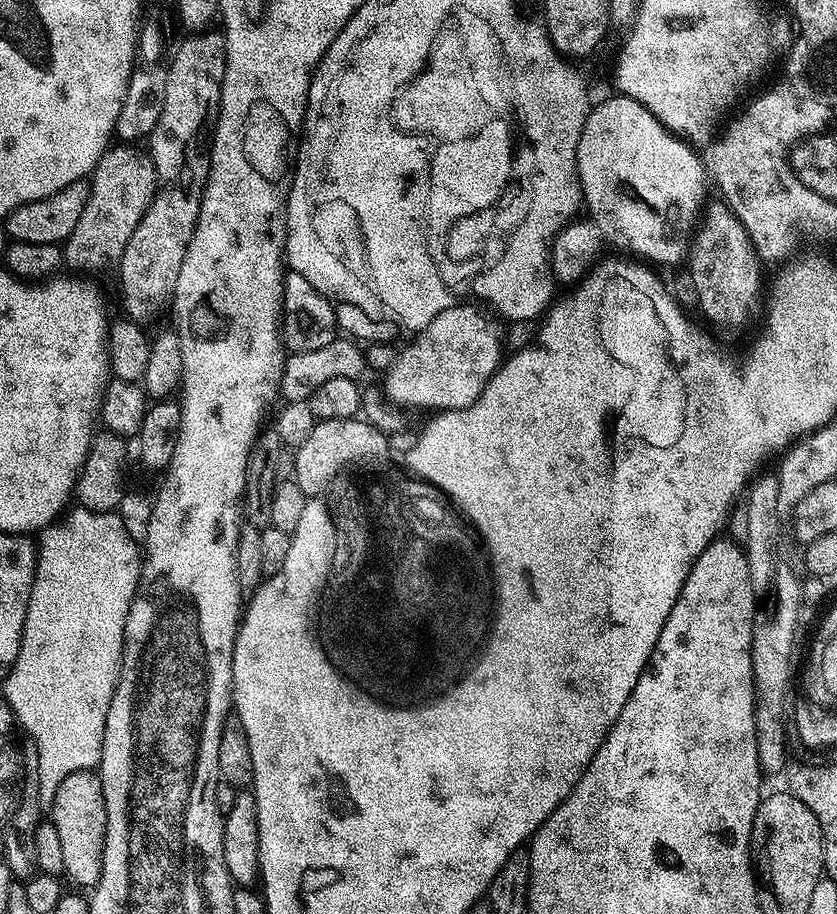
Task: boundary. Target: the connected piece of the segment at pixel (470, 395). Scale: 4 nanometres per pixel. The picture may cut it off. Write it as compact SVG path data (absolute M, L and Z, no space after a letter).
M461 302L442 310L442 314L435 316L428 326L411 337L412 341L404 349L400 348L397 351L396 359L389 363L384 384L382 383L389 401L406 410L407 408L447 410L468 408L480 397L482 390L502 363L502 357L506 352L506 340L502 335L502 328L500 332L499 326L483 312L485 309L470 303L472 302Z

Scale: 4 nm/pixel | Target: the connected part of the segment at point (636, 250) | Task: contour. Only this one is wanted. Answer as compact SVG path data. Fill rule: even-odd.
M612 94L609 100L602 101L597 108L595 105L589 111L582 126L582 138L578 138L576 169L580 175L584 213L569 222L552 241L550 267L553 277L569 276L572 282L587 277L607 248L617 248L620 254L633 252L636 255L633 257L645 256L656 264L685 263L706 208L704 199L710 189L701 153L693 145L658 122L658 118L654 118L642 102L629 96Z

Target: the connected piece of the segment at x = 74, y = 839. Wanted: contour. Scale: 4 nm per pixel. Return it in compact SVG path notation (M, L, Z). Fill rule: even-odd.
M78 770L78 774L70 774L62 786L58 786L58 794L54 794L54 802L50 805L50 823L58 830L58 838L62 845L63 875L73 880L80 890L91 890L102 878L104 865L104 843L106 842L106 798L102 794L102 782L99 771Z

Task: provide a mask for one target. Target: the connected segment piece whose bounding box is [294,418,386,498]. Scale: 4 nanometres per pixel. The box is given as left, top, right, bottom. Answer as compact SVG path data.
M359 419L330 420L318 422L300 447L295 449L296 470L294 479L296 484L309 498L320 496L319 486L325 484L325 479L332 476L336 468L346 460L353 460L357 454L382 454L386 451L385 433L379 431L375 424L361 422Z

